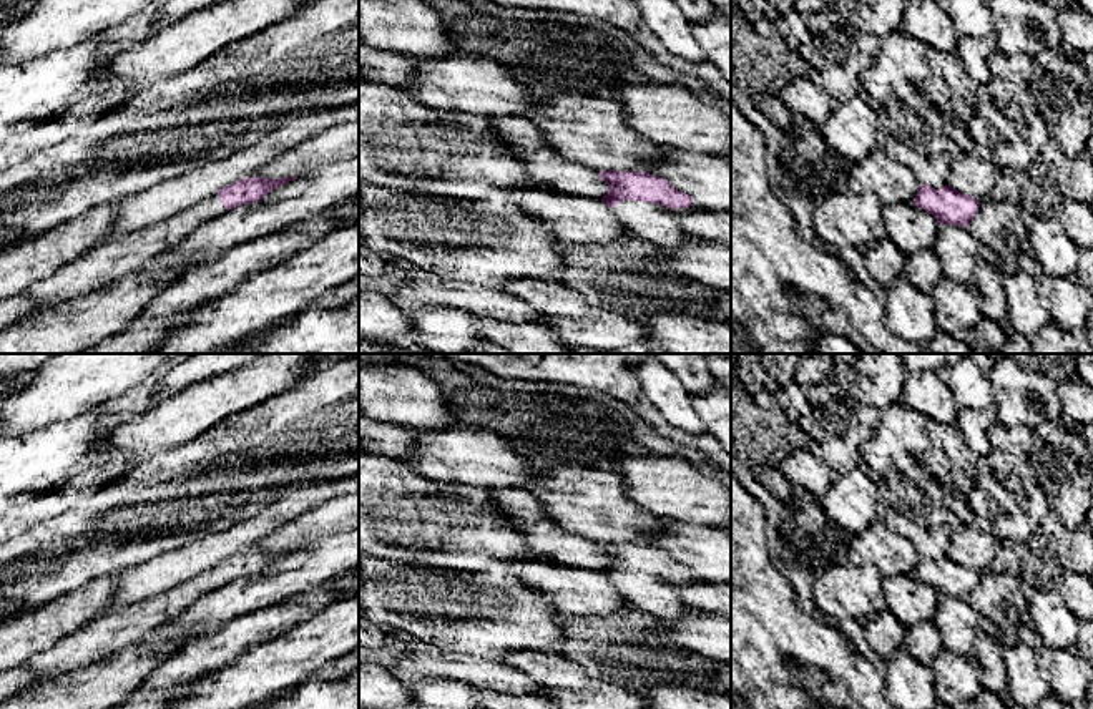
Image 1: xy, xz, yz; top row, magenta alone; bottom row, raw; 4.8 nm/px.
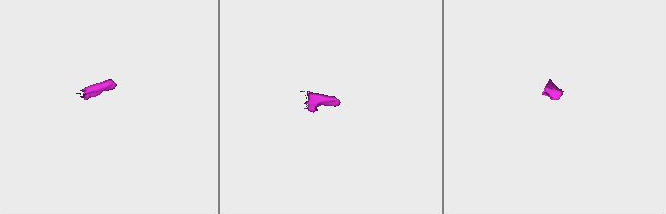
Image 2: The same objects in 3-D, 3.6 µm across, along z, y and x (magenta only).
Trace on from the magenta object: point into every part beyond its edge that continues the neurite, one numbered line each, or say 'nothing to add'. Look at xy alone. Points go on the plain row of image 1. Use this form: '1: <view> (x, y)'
1: xy (117, 630)

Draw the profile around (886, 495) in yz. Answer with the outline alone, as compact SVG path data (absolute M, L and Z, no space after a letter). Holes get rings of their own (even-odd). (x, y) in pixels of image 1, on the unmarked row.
M900 402L880 413L859 462L877 482L880 503L907 518L950 493L967 495L978 475L978 457L955 423L939 423Z

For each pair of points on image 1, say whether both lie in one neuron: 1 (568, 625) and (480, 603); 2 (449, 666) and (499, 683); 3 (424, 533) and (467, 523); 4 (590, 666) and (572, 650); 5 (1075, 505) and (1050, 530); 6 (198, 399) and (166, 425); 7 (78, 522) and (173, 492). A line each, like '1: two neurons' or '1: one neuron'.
1: two neurons
2: one neuron
3: one neuron
4: one neuron
5: two neurons
6: one neuron
7: one neuron

